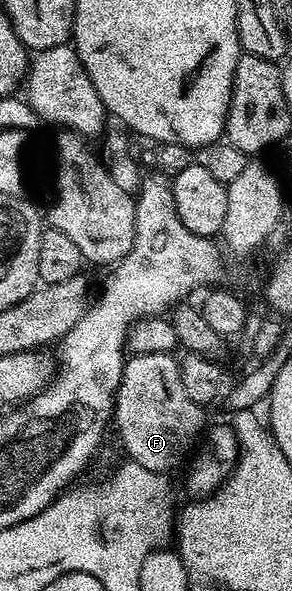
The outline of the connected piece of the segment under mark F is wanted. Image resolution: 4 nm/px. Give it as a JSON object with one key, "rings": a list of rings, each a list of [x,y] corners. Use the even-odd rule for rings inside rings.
{"rings":[[[144,352],[128,357],[123,363],[123,379],[115,394],[114,429],[119,429],[123,450],[128,459],[141,468],[171,472],[192,453],[197,439],[204,433],[204,407],[185,396],[181,372],[174,353]]]}

